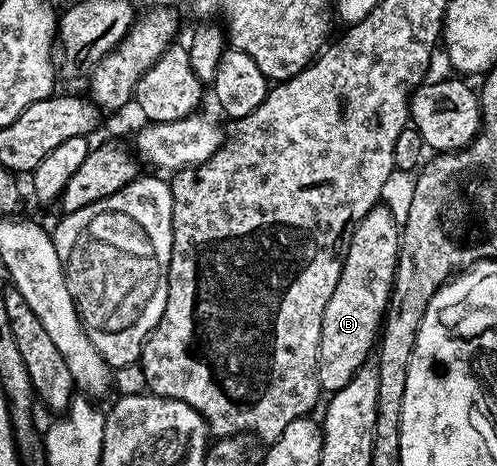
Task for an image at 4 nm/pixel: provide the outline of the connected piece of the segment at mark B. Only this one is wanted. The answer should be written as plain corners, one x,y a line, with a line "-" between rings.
379,203
355,227
345,252
345,262
339,275
339,283
335,283
335,291
331,291
331,299
327,299
327,307
323,311
323,327
319,335
319,355
317,356
317,378
322,390
332,395
347,387
359,371
359,367
370,360
381,332
381,322
385,309
389,305
389,296
393,290
393,278
397,275
397,250
401,248
399,221
393,218
391,210
385,203

